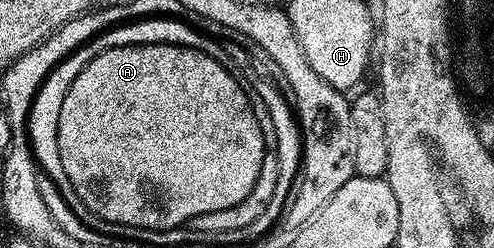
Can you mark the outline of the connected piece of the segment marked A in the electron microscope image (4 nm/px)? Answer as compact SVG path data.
M168 42L109 48L89 60L89 64L77 72L77 80L69 84L69 92L65 92L61 117L57 120L57 148L61 148L61 165L65 168L65 176L69 176L73 192L77 192L89 212L106 222L152 232L183 228L205 212L221 212L225 208L233 208L233 204L241 204L241 200L253 192L253 184L257 184L257 176L261 172L261 160L267 153L267 145L261 136L261 124L257 124L257 116L253 116L253 104L249 104L249 96L231 71L205 52Z

